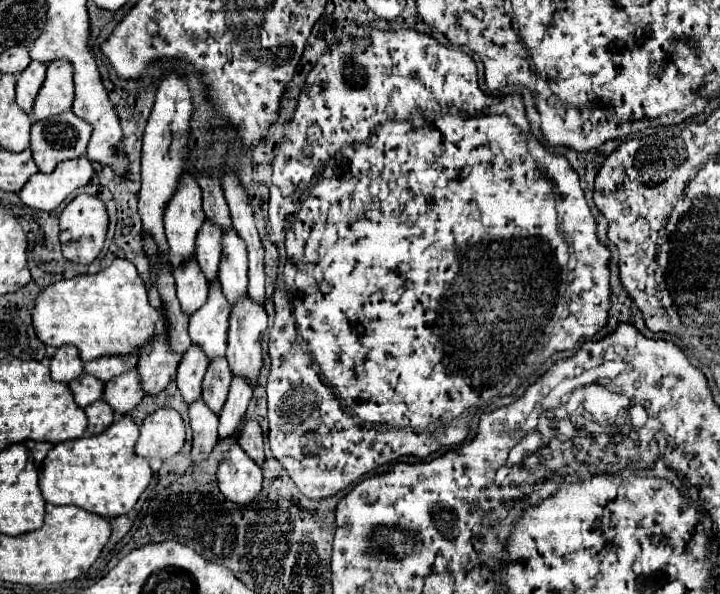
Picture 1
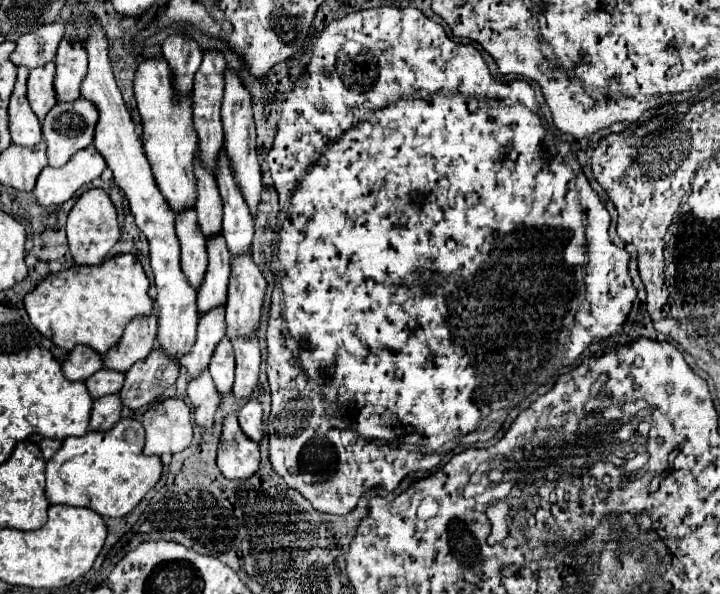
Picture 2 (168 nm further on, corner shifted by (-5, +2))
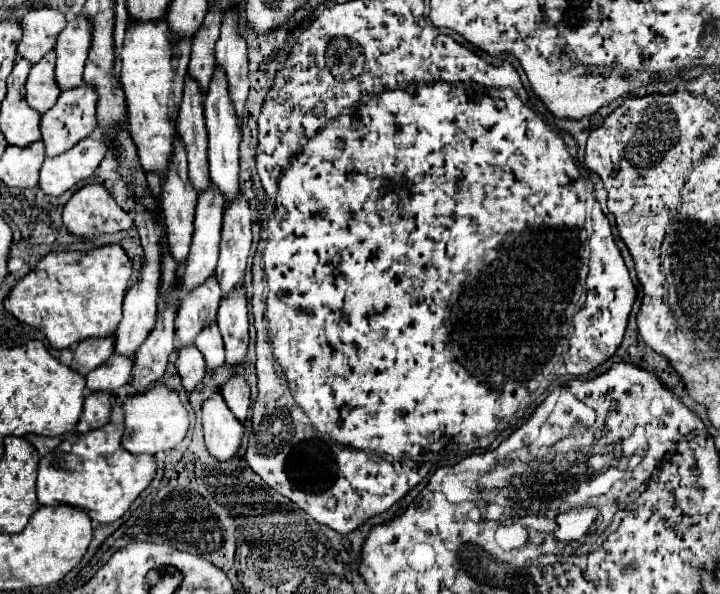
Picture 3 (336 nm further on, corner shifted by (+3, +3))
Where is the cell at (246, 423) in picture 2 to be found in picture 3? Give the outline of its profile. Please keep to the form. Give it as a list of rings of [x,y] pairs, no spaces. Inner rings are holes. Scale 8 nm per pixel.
[[[232,375],[220,389],[224,401],[228,403],[230,411],[244,421],[250,409],[250,387],[242,375]]]

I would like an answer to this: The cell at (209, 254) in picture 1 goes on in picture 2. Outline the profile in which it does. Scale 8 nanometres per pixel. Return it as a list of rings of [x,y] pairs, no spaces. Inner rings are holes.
[[[196,154],[196,178],[198,178],[198,202],[196,202],[196,214],[198,224],[206,240],[216,238],[222,228],[222,198],[216,188],[216,178],[198,164]]]

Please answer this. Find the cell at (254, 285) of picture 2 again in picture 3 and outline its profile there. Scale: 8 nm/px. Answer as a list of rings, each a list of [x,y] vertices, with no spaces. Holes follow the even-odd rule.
[[[240,193],[236,195],[236,201],[228,203],[224,209],[220,259],[216,265],[216,279],[224,293],[244,285],[244,269],[250,245],[252,245],[252,215],[248,197]]]

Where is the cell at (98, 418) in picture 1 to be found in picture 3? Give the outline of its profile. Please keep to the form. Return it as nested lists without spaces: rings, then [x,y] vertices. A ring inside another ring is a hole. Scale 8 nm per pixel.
[[[108,391],[88,393],[84,399],[84,409],[78,419],[76,431],[86,433],[106,425],[108,421],[110,421],[110,393]]]

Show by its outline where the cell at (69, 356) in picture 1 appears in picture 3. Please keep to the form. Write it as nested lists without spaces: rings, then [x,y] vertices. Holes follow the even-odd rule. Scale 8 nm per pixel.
[[[112,335],[104,339],[84,339],[78,343],[72,359],[72,369],[88,375],[92,369],[100,367],[112,355]]]

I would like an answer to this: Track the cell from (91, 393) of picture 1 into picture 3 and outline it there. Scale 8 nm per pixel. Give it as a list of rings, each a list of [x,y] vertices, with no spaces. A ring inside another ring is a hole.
[[[112,355],[106,363],[96,367],[86,375],[88,391],[116,391],[132,379],[134,357],[124,359],[124,355]]]

